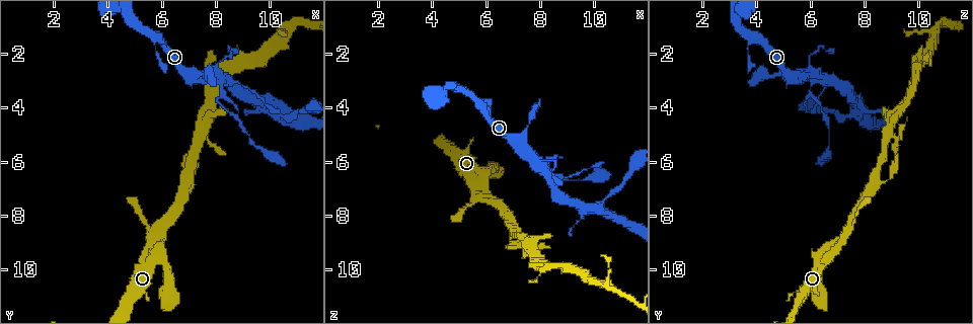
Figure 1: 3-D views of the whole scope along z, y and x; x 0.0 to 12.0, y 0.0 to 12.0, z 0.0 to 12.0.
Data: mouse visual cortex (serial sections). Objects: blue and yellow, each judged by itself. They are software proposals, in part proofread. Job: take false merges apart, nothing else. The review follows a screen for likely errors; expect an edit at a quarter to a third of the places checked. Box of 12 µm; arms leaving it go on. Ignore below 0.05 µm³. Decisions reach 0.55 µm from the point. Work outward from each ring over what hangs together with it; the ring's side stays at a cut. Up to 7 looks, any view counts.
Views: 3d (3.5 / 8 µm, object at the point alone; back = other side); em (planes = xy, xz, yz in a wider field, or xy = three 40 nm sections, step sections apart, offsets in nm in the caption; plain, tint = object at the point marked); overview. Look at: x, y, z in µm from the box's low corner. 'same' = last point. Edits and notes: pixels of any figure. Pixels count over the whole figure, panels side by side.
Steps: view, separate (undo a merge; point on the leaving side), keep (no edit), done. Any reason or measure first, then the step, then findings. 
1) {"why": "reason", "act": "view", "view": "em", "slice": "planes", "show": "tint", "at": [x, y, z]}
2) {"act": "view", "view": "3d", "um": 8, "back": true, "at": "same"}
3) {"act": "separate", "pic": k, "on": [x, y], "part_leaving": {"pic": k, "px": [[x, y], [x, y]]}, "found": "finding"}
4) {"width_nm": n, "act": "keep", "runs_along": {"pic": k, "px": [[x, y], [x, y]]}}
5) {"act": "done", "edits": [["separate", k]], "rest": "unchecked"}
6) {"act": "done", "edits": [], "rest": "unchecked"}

{"why": "thin neck", "act": "view", "view": "3d", "um": 3.5, "at": [5.3, 8.0, 7.7]}

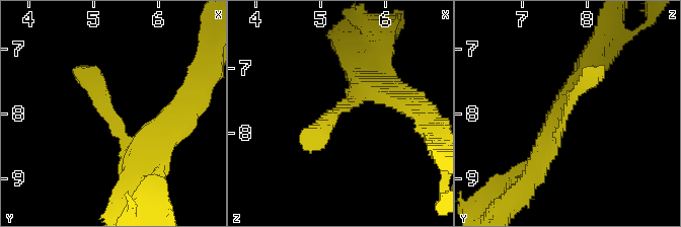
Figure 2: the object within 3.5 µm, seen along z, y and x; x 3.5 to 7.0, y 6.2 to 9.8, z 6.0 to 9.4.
{"why": "now the EM", "act": "view", "view": "em", "slice": "xy", "step": 1, "show": "tint", "at": [5.30, 7.95, 7.70]}

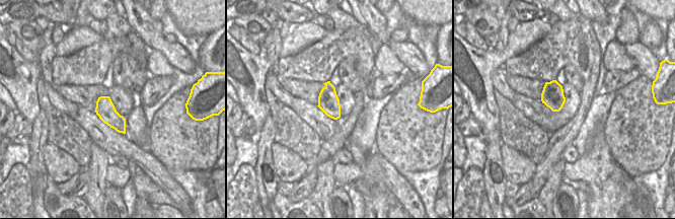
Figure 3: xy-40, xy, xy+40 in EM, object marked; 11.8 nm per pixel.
{"why": "cut it another way", "act": "view", "view": "em", "slice": "xy", "step": 5, "show": "tint", "at": "same"}

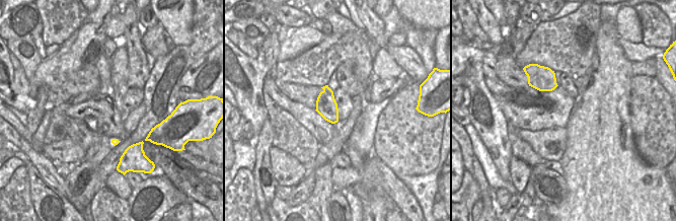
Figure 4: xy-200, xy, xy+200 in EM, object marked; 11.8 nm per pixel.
{"act": "keep", "runs_along": {"pic": 2, "px": [[538, 162], [601, 66]]}, "found": "one cell here"}

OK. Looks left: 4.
{"why": "thin arm on a thick one", "act": "view", "view": "3d", "um": 3.5, "at": [8.0, 2.8, 6.2]}

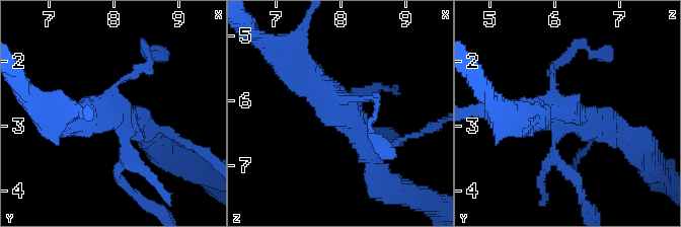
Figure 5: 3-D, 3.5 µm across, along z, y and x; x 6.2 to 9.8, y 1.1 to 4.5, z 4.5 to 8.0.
{"act": "keep", "runs_along": {"pic": 5, "px": [[296, 65], [346, 111], [374, 163]]}, "found": "one cell here"}

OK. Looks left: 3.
{"why": "thin neck", "act": "view", "view": "em", "slice": "xy", "step": 5, "show": "tint", "at": [10.2, 4.0, 7.7]}

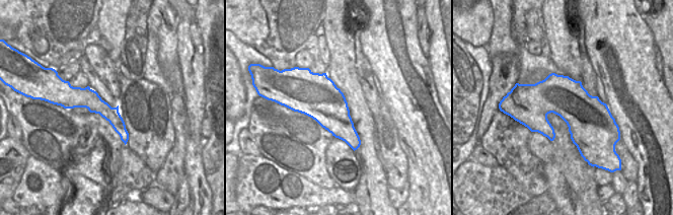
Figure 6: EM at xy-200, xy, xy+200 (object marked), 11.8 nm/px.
{"act": "view", "view": "3d", "um": 3.5, "back": true, "at": "same"}

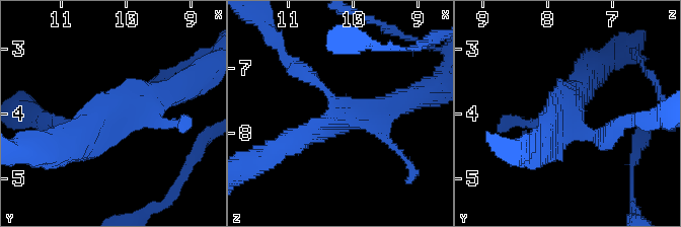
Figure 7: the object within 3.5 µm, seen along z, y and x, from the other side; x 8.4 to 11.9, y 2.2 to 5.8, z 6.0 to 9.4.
{"act": "keep", "runs_along": {"pic": 6, "px": [[71, 103], [99, 105], [125, 139]]}, "found": "one cell here"}

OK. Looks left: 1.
{"act": "done", "edits": [], "rest": "unchecked"}

